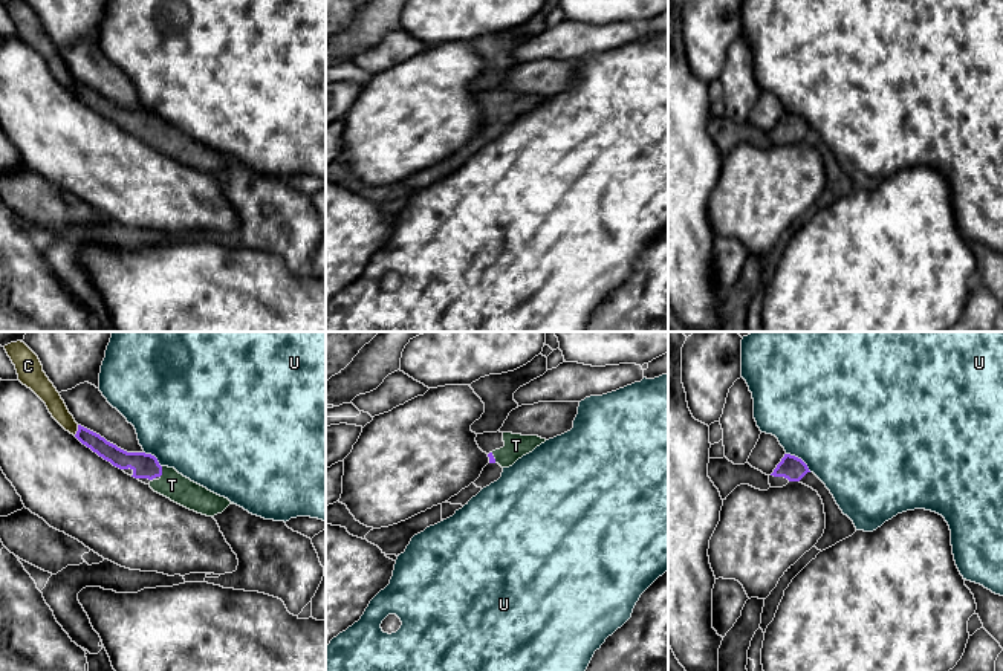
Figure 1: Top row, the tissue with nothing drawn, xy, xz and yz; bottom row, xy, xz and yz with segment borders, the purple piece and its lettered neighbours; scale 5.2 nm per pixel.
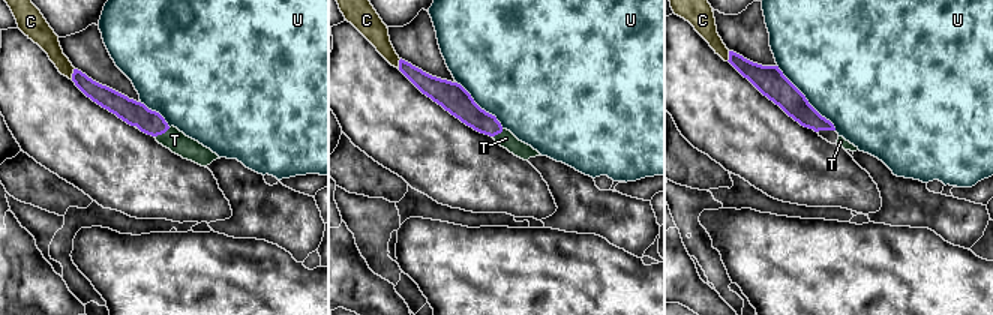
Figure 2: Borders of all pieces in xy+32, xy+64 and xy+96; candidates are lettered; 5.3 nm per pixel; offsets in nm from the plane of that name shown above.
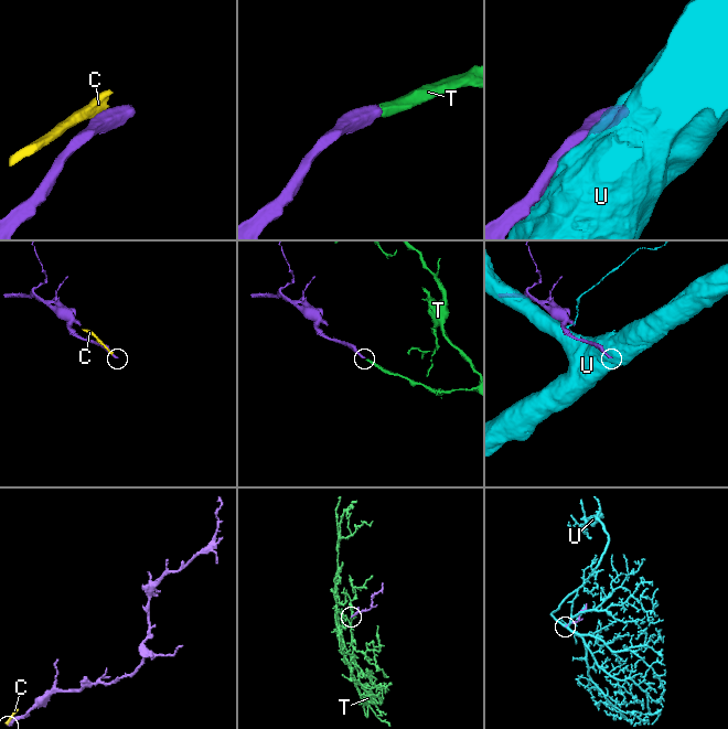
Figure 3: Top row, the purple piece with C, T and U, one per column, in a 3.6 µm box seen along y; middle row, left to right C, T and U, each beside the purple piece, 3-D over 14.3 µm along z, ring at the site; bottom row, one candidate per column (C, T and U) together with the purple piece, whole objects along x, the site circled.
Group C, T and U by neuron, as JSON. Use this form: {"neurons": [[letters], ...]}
{"neurons": [["C"], ["T"], ["U"]]}

